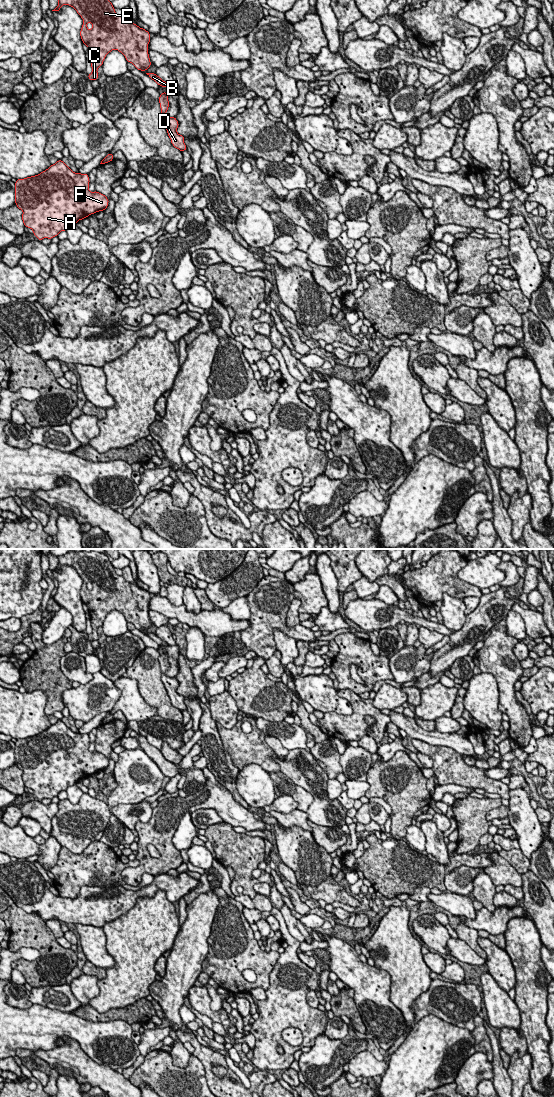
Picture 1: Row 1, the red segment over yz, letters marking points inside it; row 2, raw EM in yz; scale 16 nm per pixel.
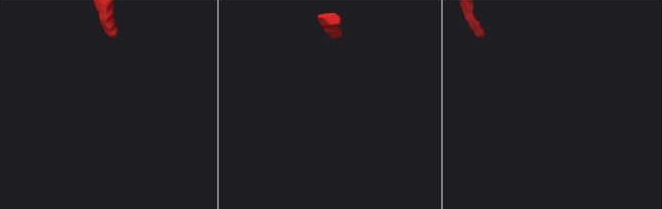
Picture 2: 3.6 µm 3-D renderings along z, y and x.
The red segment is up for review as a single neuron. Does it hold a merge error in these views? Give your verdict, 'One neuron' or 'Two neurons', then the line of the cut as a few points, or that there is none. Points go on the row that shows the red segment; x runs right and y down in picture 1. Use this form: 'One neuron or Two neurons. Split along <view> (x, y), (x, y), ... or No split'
Two neurons. Split along yz (102, 160), (107, 162)

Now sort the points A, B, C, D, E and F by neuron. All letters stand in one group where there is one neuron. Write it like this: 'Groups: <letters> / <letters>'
Groups: A F / B C D E

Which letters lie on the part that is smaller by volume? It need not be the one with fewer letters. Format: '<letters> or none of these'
B, C, D, E

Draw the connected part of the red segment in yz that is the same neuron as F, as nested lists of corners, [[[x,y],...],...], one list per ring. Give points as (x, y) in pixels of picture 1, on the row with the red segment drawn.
[[[58,160],[38,175],[17,179],[15,204],[23,211],[25,227],[32,229],[39,241],[44,238],[52,239],[79,220],[104,211],[108,207],[108,198],[97,191],[91,192],[89,183],[88,174],[73,172],[62,160]]]

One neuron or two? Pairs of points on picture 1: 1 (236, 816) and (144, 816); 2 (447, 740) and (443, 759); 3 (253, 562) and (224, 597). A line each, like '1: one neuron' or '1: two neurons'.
1: two neurons
2: two neurons
3: one neuron

